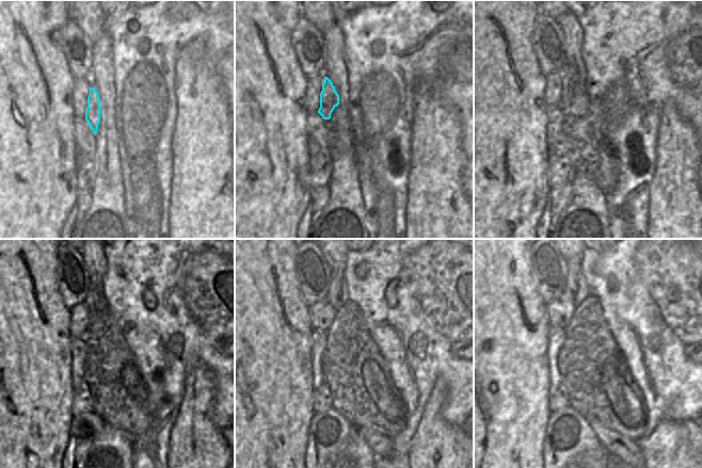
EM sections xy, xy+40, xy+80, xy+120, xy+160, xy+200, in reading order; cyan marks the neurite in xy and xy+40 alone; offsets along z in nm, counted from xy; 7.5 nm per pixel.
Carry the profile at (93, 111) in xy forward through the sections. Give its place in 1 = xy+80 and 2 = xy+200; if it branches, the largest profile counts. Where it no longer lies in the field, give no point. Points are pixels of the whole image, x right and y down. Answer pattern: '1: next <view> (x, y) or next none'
1: next xy+80 (573, 84)
2: next xy+200 (574, 265)

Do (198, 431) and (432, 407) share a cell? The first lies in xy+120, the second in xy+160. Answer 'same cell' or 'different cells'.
same cell

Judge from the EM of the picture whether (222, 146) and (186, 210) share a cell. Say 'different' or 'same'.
same

